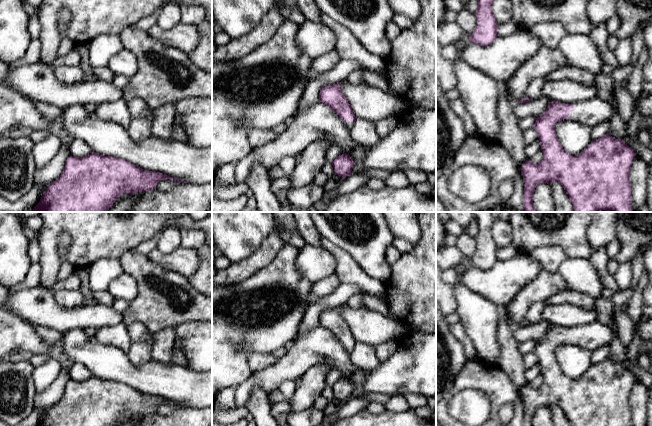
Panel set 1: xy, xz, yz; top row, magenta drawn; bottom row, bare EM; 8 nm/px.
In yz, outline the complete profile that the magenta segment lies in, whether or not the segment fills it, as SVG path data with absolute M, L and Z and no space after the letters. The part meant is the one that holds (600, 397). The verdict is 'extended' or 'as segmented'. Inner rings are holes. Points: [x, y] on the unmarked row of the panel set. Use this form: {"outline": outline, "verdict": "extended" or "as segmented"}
{"outline": "M599 321L573 328L551 324L545 336L535 342L534 348L544 378L543 384L534 388L527 383L521 391L525 408L523 426L533 426L535 412L541 406L559 406L571 426L632 426L629 394L636 377L624 364L615 363L607 357L604 361L593 364L579 379L573 380L563 373L555 355L556 347L564 343L578 345L593 352L600 347L610 347L613 338L611 328Z", "verdict": "extended"}

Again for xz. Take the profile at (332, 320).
{"outline": "M341 307L322 312L319 316L319 325L329 330L344 345L345 350L351 354L356 341L347 322L340 313Z", "verdict": "extended"}

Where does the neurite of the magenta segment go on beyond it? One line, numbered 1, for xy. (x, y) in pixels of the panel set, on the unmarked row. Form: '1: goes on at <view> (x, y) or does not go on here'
1: does not go on here

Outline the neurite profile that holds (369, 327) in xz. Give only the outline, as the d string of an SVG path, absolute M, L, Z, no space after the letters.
M342 305L340 313L347 322L356 343L374 348L392 339L404 338L406 330L403 323L392 320L372 309L353 309Z

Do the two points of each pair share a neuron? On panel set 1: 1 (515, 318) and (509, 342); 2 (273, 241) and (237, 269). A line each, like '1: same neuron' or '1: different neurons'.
1: different neurons
2: same neuron

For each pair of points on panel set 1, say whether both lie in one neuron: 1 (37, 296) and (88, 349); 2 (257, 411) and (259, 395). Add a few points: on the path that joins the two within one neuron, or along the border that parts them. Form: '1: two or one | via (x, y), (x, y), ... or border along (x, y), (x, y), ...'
1: two | border along (82, 328), (68, 329), (63, 333)
2: one | via (258, 407), (258, 399)

